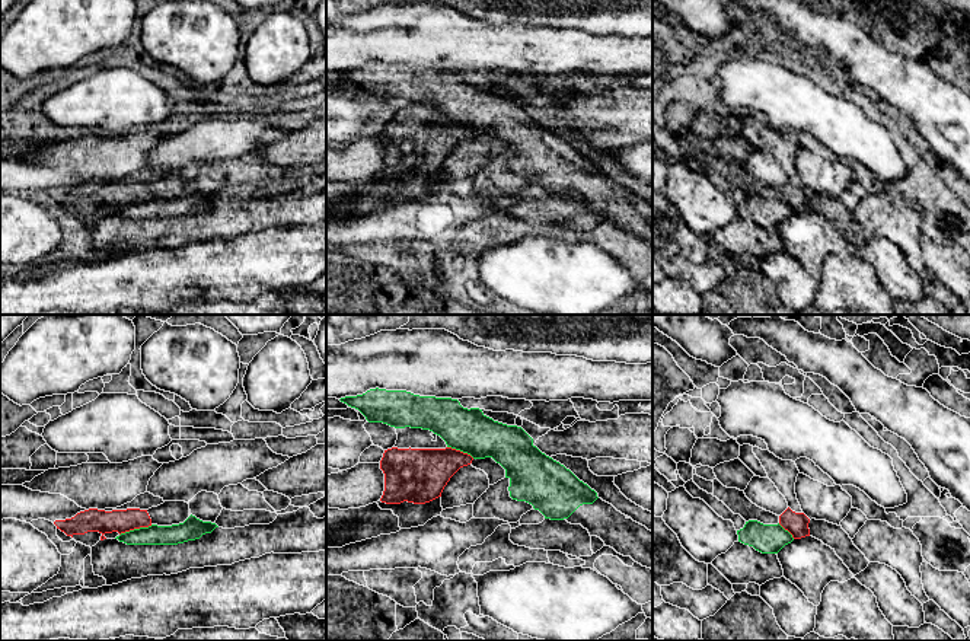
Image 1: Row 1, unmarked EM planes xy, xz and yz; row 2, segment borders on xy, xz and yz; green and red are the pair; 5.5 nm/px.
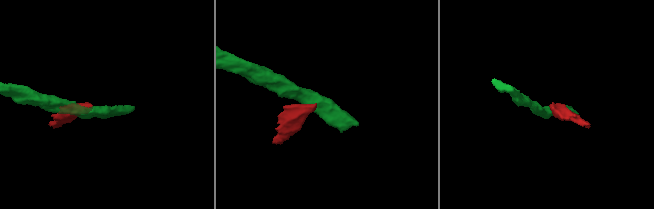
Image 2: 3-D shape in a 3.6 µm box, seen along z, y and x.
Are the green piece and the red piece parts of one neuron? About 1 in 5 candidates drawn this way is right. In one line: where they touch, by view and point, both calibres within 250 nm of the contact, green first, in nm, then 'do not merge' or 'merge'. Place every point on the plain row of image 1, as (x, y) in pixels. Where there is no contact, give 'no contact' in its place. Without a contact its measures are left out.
contact xy (136, 203); calibres 110 and 130 nm; do not merge

